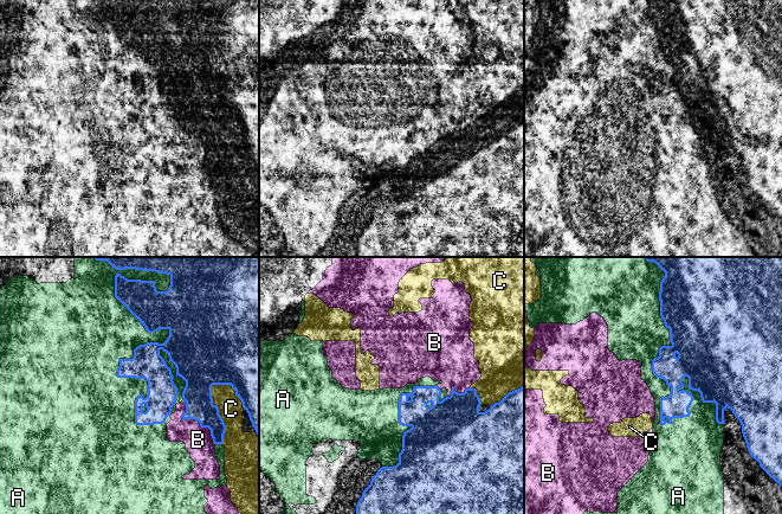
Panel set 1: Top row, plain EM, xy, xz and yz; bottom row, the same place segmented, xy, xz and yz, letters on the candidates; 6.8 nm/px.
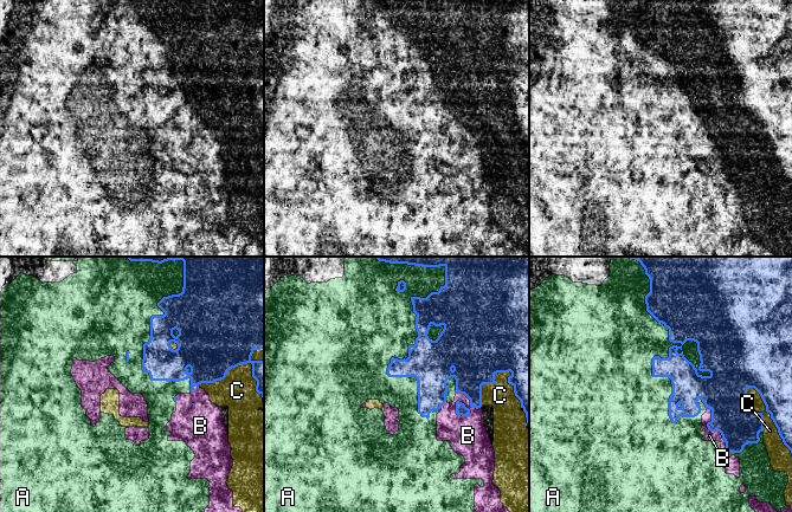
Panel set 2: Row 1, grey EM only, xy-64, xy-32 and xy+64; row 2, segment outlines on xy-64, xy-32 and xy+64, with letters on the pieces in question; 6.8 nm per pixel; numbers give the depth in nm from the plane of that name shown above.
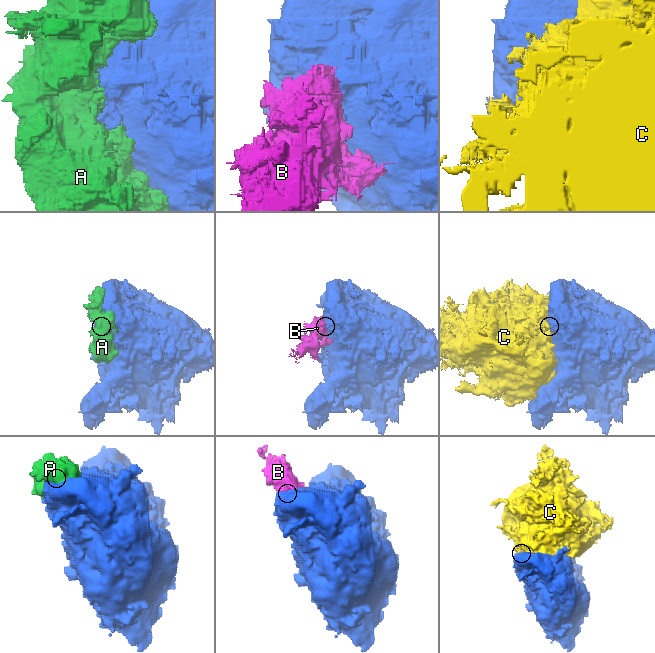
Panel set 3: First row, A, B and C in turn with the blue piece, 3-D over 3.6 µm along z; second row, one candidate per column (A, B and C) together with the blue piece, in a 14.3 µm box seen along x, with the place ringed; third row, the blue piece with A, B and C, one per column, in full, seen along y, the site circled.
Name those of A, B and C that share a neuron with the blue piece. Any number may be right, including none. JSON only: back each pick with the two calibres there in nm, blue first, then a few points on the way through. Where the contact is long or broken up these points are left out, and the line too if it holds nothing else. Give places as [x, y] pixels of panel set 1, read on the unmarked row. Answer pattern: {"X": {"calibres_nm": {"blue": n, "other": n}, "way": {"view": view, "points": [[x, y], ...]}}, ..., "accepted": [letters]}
{"accepted": []}

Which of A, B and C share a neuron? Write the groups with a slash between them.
A B C

